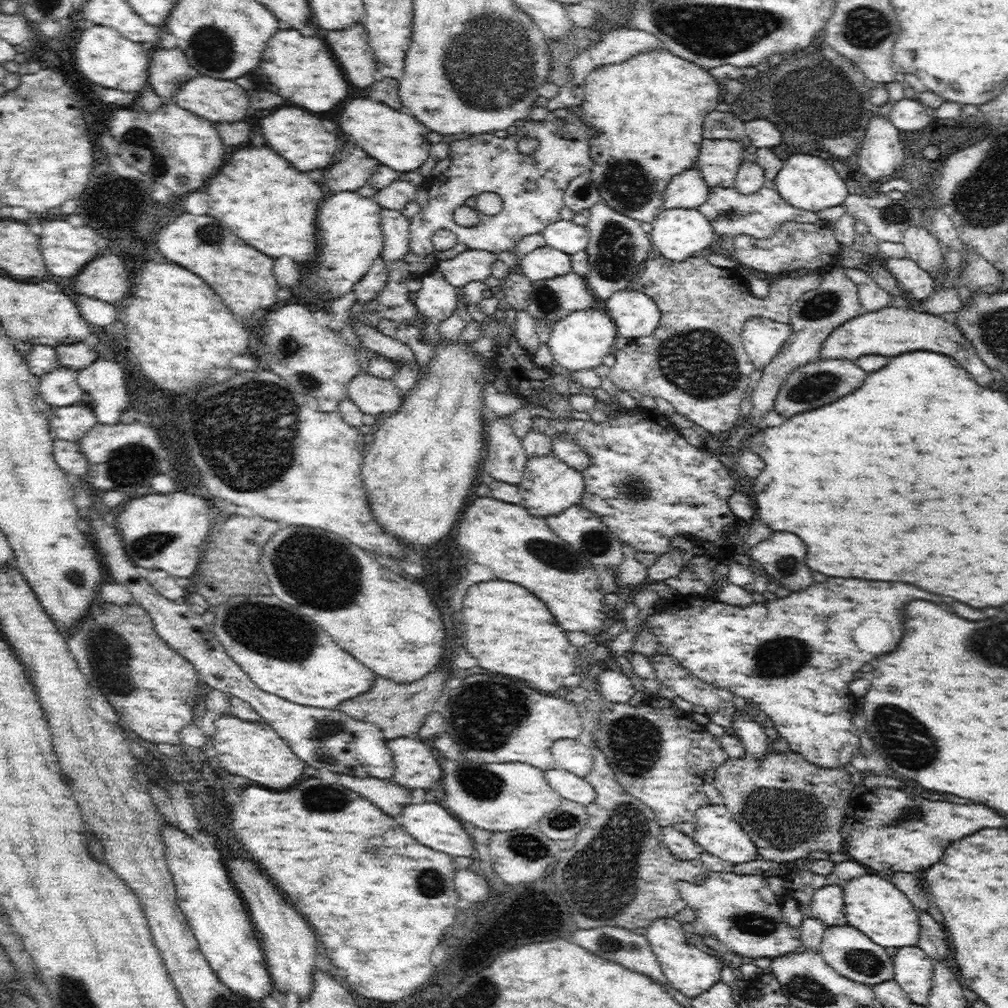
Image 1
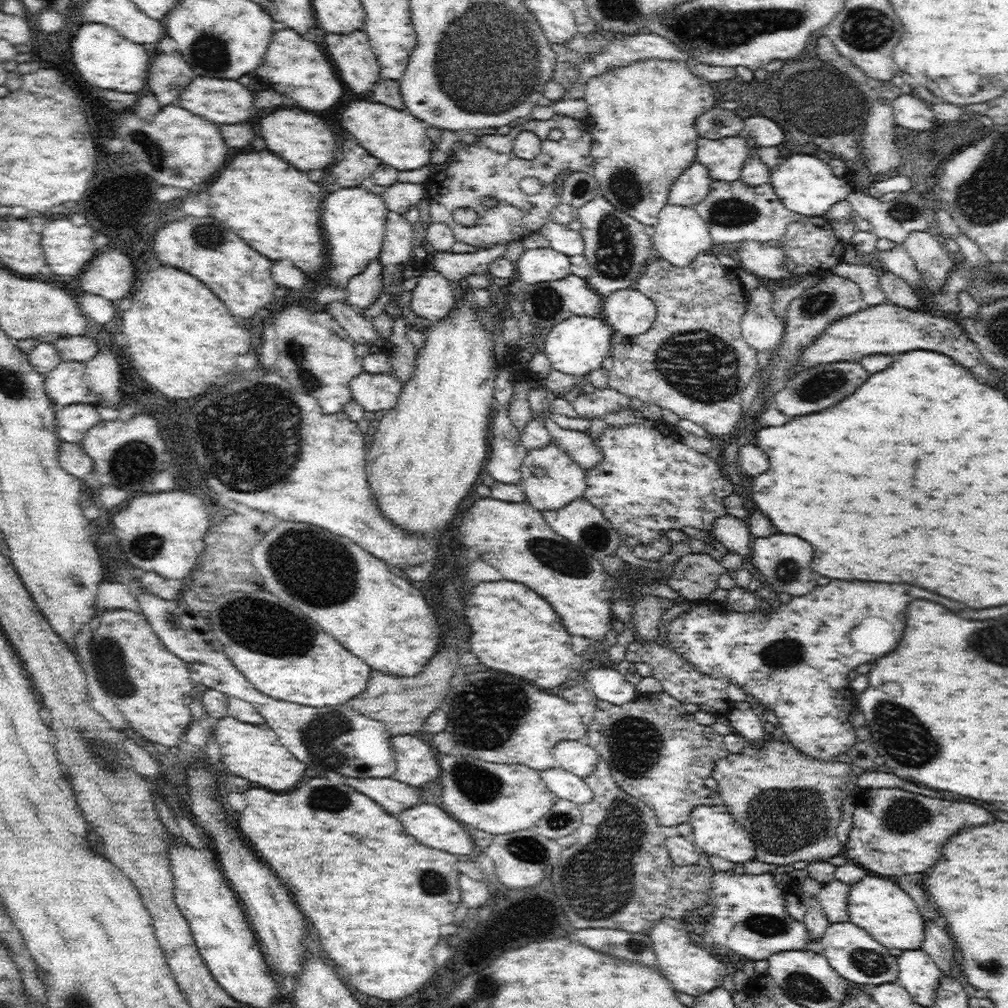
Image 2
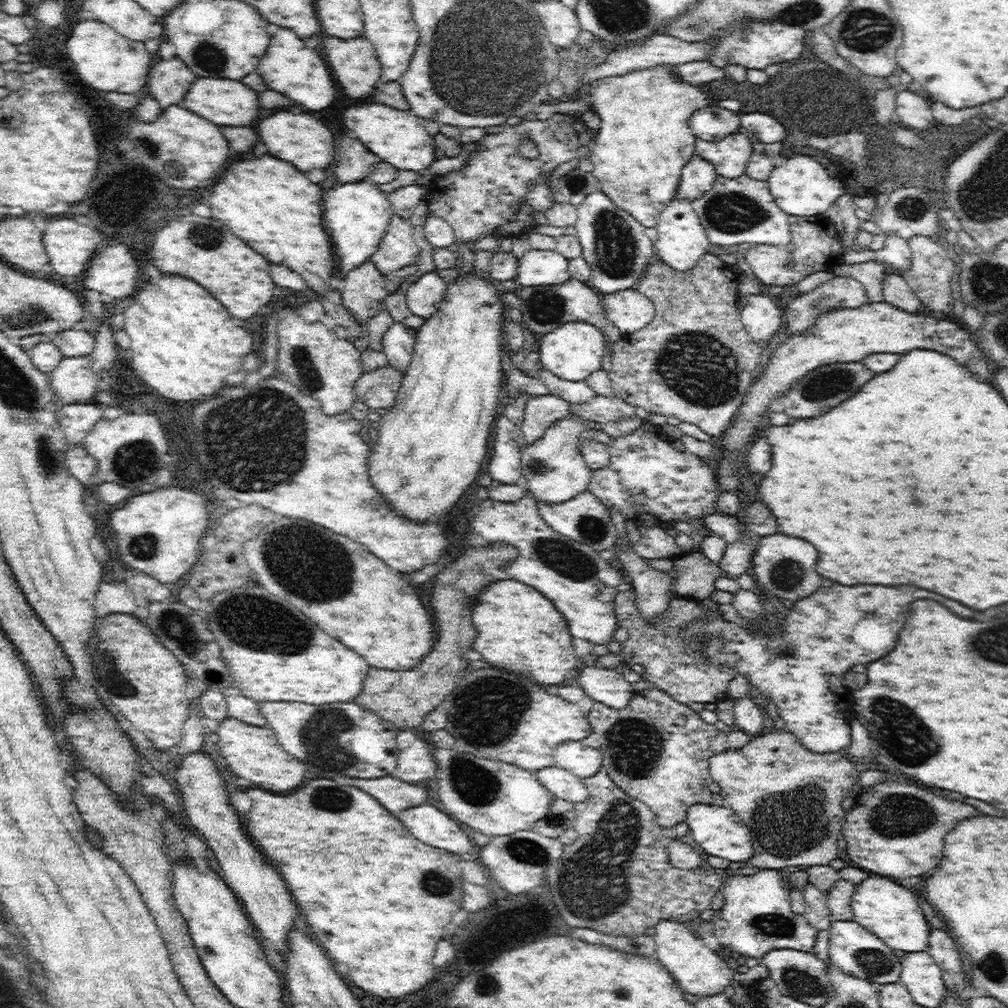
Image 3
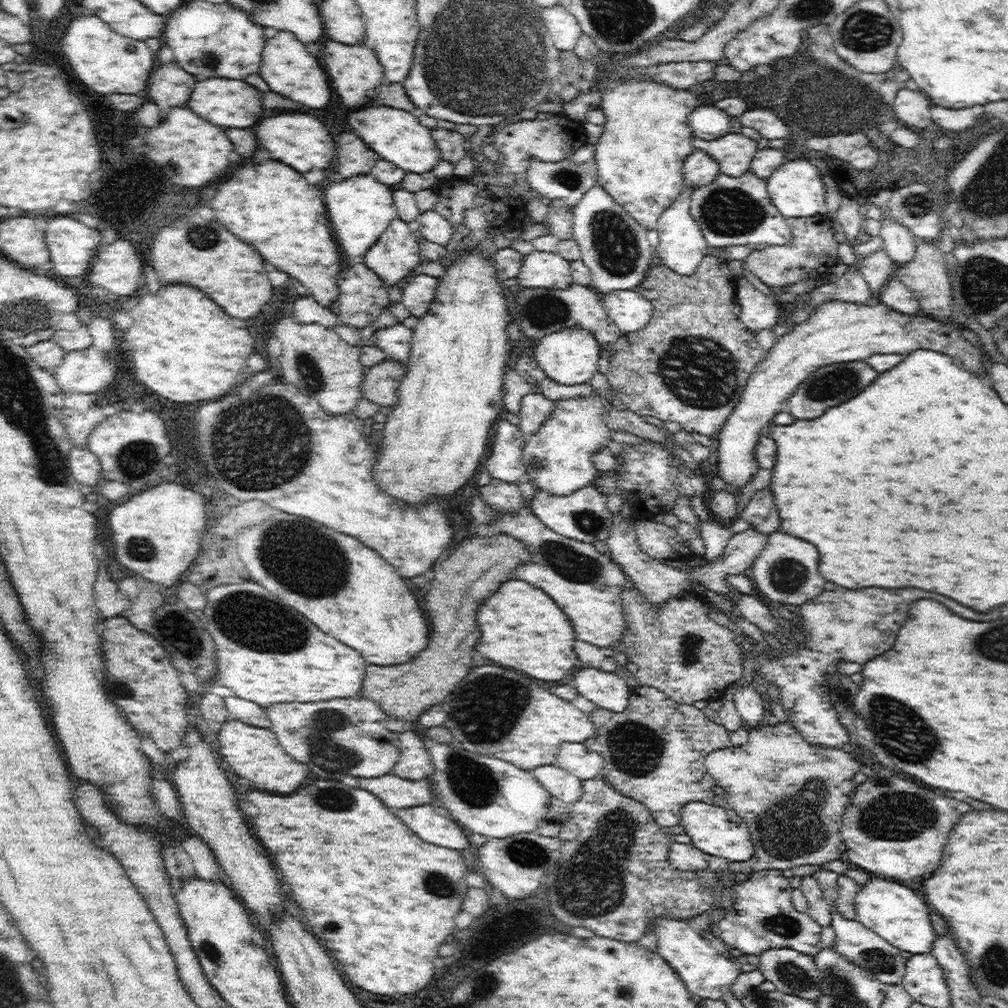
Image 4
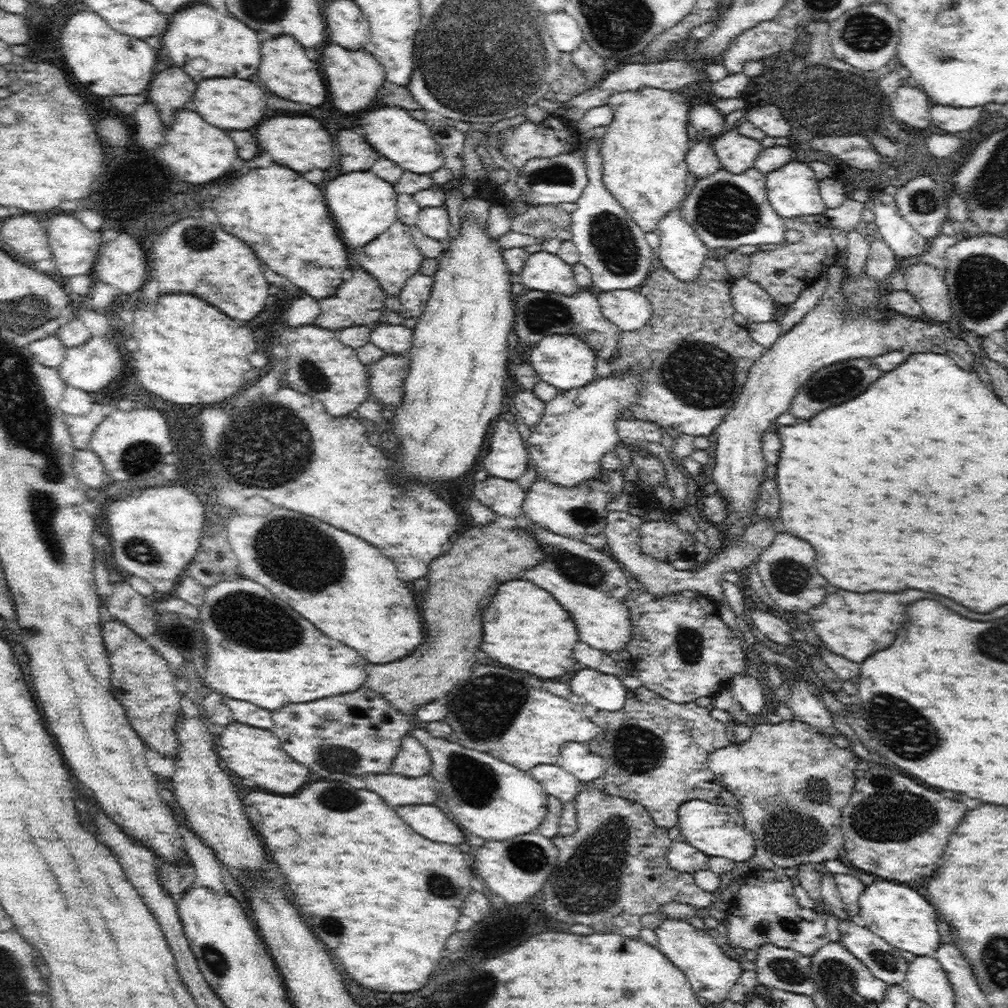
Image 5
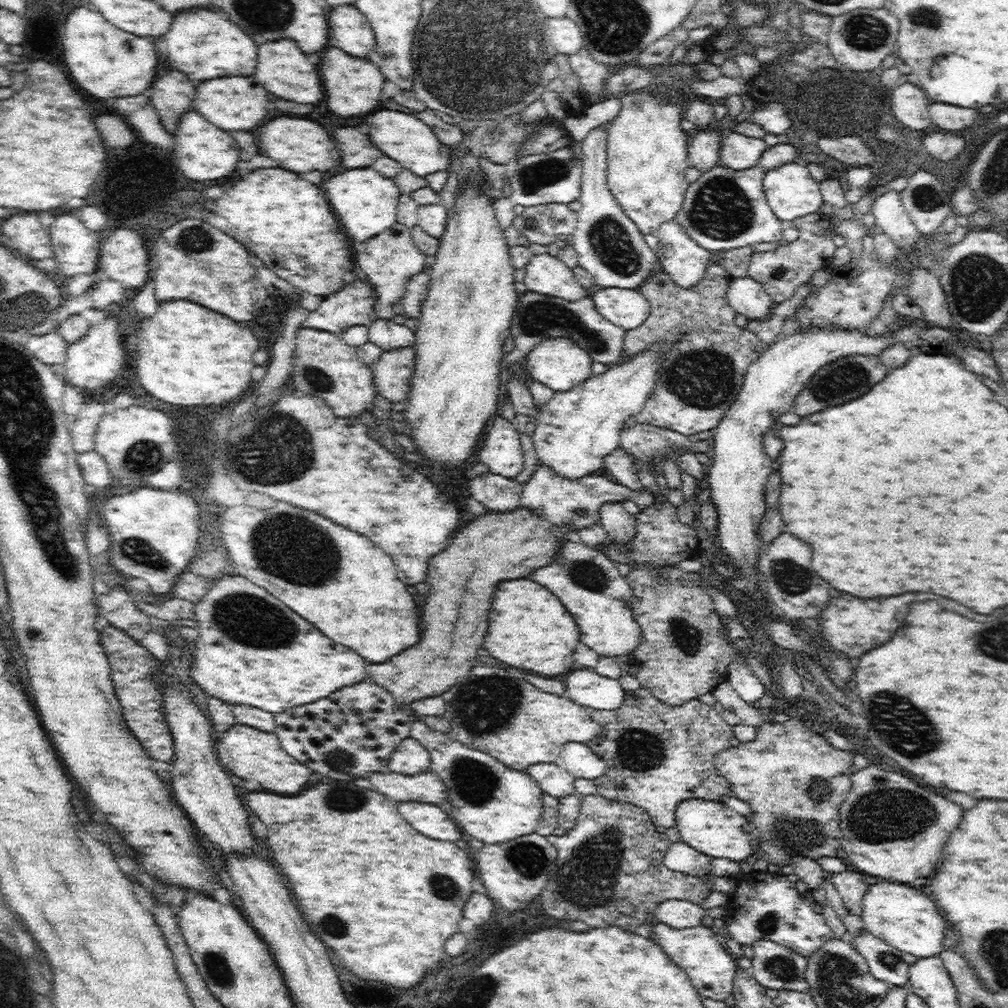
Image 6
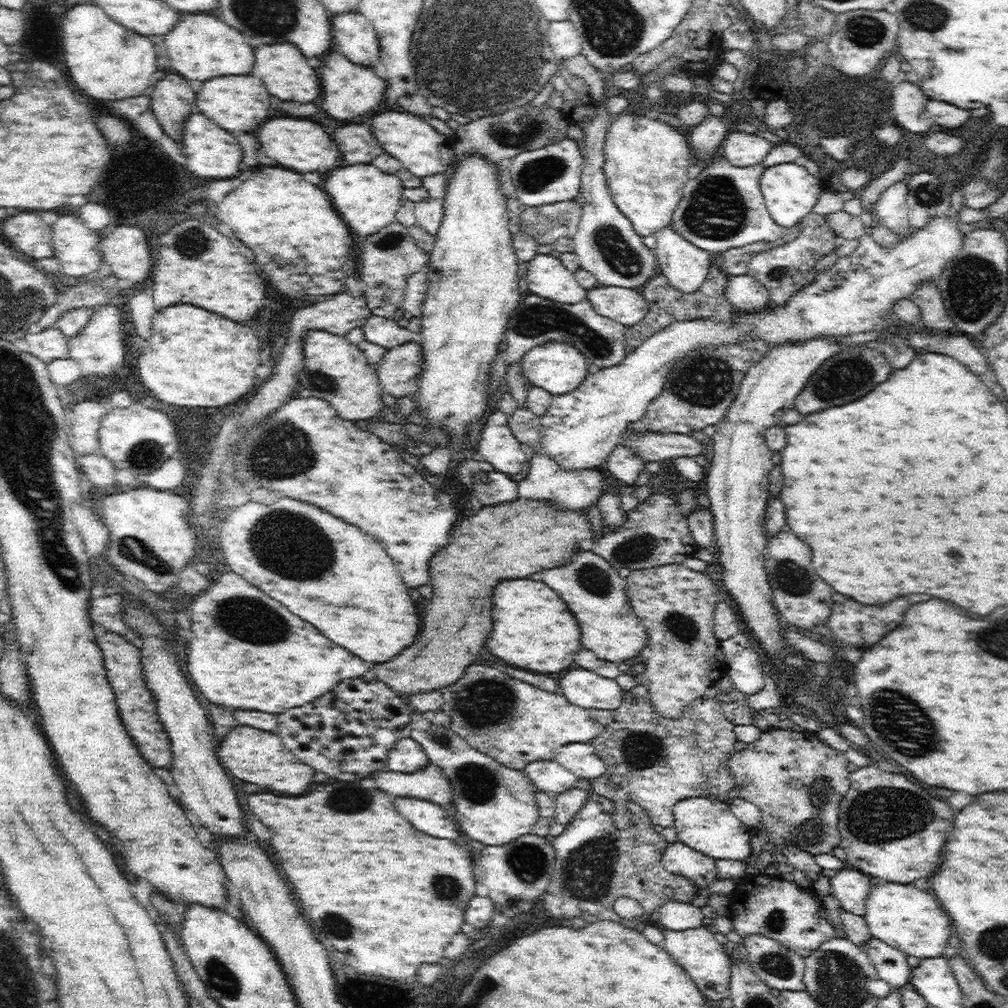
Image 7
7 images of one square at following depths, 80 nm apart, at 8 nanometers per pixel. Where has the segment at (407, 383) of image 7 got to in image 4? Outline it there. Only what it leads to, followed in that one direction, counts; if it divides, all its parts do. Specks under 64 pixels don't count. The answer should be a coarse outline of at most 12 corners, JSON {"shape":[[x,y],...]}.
{"shape":[[384,359],[366,370],[362,397],[395,406],[407,365]]}

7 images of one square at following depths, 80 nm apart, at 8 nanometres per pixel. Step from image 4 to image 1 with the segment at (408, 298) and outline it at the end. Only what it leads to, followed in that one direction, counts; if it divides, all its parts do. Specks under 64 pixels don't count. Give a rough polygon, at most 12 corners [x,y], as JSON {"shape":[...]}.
{"shape":[[437,270],[413,296],[424,320],[439,324],[456,310],[456,287]]}

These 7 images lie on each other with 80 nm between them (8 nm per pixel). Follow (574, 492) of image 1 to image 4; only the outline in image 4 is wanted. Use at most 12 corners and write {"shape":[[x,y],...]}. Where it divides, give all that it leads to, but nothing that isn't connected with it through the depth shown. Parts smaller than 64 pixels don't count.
{"shape":[[599,392],[556,400],[525,436],[528,479],[558,496],[597,477],[610,428]]}

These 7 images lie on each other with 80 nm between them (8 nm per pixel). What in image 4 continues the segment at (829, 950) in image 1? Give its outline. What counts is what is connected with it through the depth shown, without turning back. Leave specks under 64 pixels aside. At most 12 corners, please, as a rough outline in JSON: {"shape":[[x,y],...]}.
{"shape":[[833,912],[834,949],[888,986],[906,958],[876,932]]}

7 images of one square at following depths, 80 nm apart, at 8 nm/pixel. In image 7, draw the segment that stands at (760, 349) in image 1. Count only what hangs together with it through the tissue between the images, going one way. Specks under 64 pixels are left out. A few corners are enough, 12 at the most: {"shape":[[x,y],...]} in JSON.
{"shape":[[749,274],[729,275],[737,311],[762,312],[768,289]]}

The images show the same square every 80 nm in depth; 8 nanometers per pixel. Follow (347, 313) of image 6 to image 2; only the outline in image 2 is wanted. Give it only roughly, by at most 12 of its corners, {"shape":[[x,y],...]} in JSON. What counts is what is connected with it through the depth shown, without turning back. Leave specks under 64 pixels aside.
{"shape":[[374,259],[346,284],[347,303],[366,317],[383,302],[382,263]]}

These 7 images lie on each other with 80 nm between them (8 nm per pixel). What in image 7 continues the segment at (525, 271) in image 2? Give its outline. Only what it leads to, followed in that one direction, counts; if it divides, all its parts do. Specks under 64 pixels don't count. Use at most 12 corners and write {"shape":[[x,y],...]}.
{"shape":[[550,253],[528,261],[530,293],[574,304],[587,298]]}

